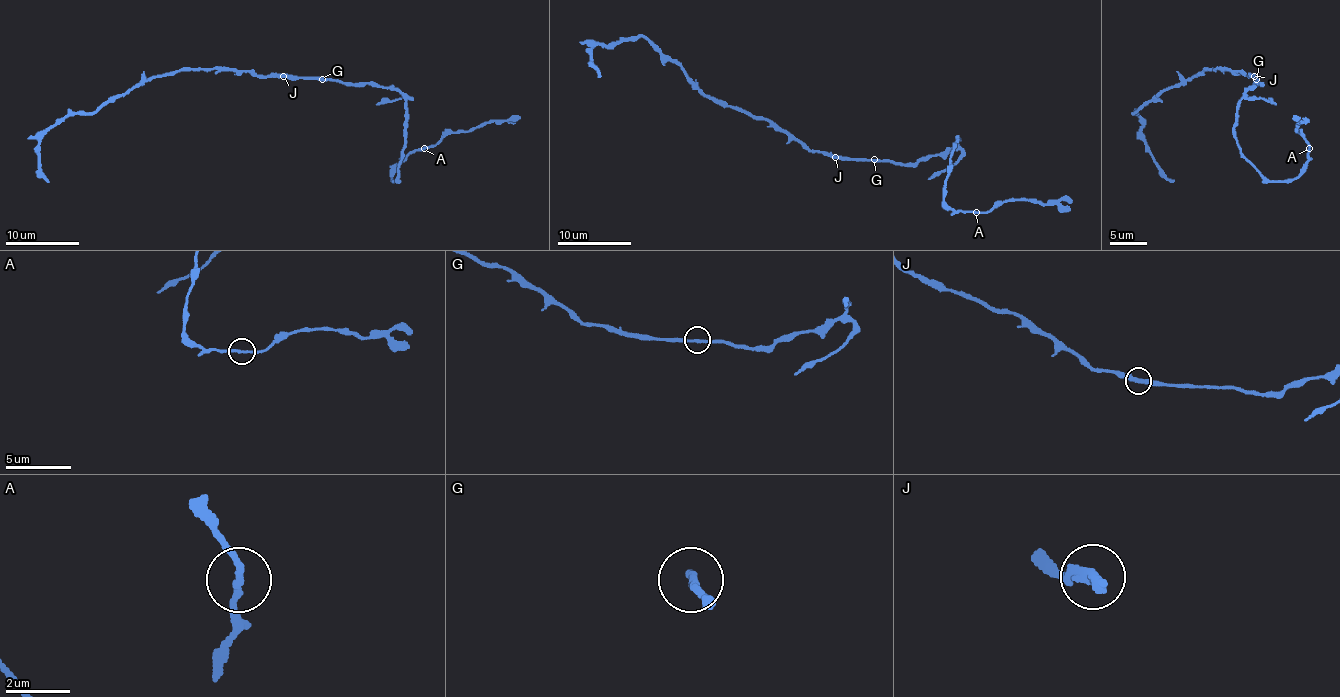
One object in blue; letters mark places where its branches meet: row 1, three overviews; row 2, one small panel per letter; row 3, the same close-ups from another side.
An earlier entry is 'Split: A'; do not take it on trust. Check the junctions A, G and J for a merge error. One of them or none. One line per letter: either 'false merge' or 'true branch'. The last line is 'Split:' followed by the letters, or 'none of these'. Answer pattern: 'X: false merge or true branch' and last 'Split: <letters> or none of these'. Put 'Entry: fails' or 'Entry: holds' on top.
Entry: fails
A: true branch
G: true branch
J: true branch
Split: none of these

